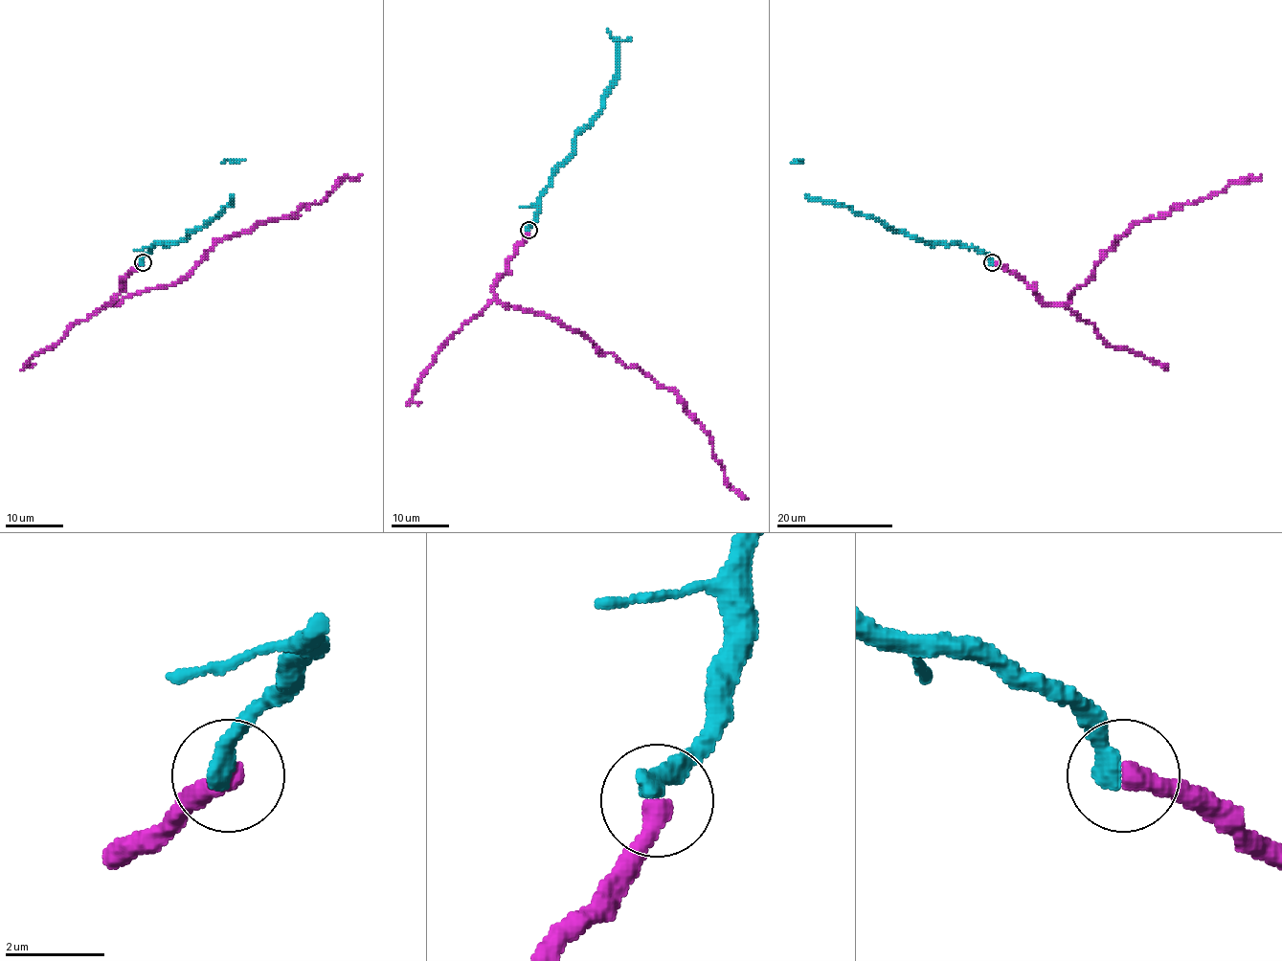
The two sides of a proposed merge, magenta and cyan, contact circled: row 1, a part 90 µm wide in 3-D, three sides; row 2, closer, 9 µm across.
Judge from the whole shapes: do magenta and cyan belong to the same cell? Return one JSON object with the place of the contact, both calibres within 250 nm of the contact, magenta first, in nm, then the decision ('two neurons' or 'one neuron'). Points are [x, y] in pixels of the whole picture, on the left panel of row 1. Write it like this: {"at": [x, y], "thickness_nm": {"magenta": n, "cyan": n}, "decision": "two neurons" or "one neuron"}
{"at": [143, 262], "thickness_nm": {"magenta": 440, "cyan": 440}, "decision": "one neuron"}

